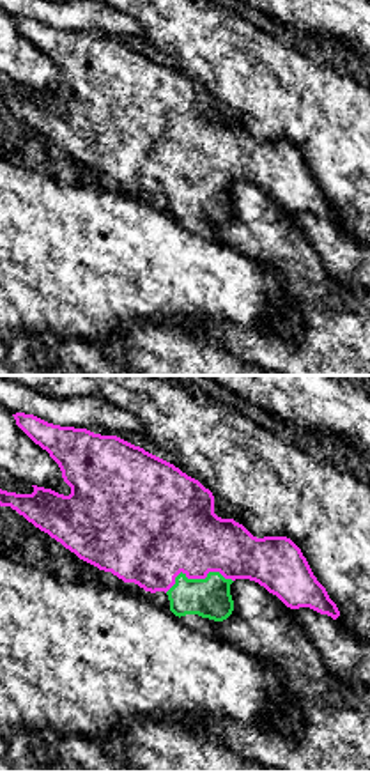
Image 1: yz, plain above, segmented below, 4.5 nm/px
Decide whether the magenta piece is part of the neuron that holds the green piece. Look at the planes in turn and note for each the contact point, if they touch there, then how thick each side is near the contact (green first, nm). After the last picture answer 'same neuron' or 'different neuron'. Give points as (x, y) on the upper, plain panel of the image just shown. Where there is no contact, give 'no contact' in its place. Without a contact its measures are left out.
contact (197, 183); calibres 180 and 380 nm

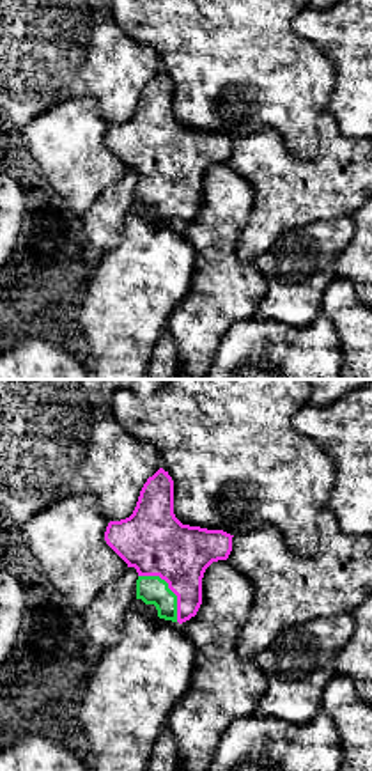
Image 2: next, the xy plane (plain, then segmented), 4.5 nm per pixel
contact (169, 192); calibres 130 and 300 nm

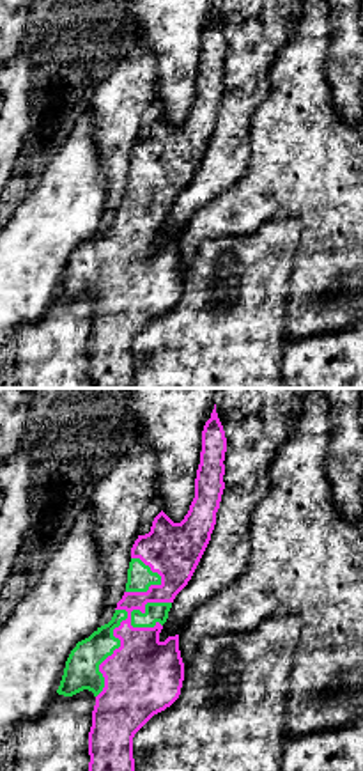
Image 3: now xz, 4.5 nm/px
contact (112, 236); calibres 160 and 360 nm

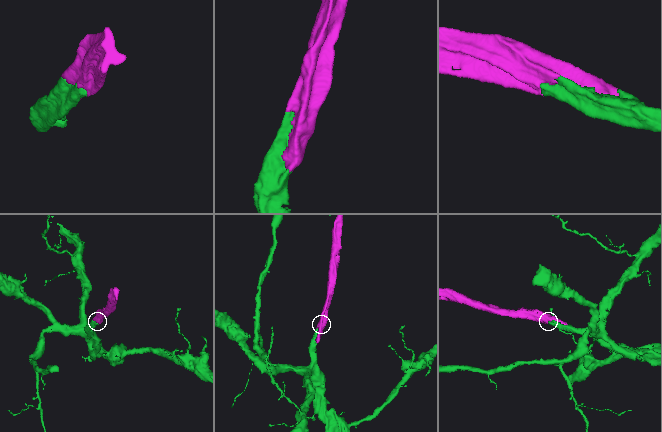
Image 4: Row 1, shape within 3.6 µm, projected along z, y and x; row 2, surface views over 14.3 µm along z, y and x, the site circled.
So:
same neuron

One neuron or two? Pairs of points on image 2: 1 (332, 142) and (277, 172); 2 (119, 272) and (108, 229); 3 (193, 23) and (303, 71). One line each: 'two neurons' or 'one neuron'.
1: one neuron
2: two neurons
3: one neuron

